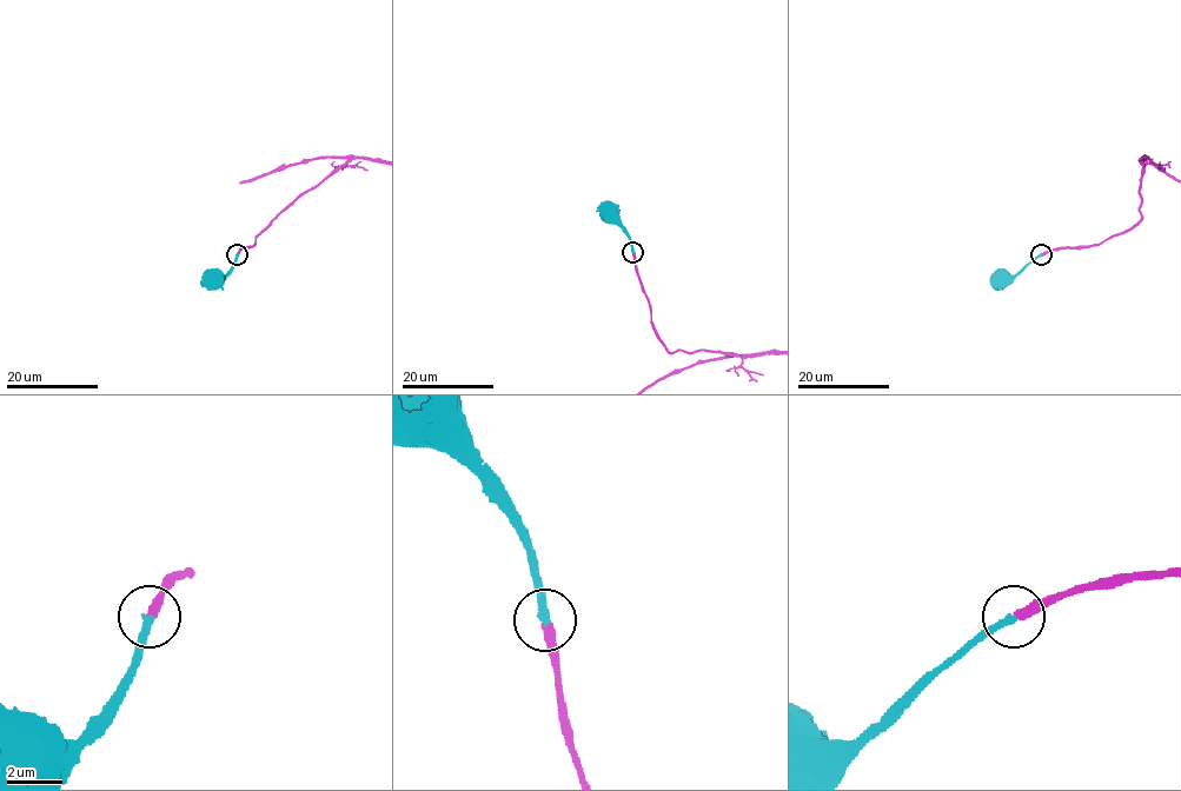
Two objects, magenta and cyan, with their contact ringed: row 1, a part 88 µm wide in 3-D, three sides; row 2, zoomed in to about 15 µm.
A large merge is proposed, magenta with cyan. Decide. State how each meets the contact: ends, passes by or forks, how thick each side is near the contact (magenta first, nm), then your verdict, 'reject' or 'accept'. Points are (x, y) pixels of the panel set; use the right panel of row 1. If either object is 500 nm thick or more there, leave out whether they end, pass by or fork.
magenta ends | cyan ends | 340/280 nm | accept

